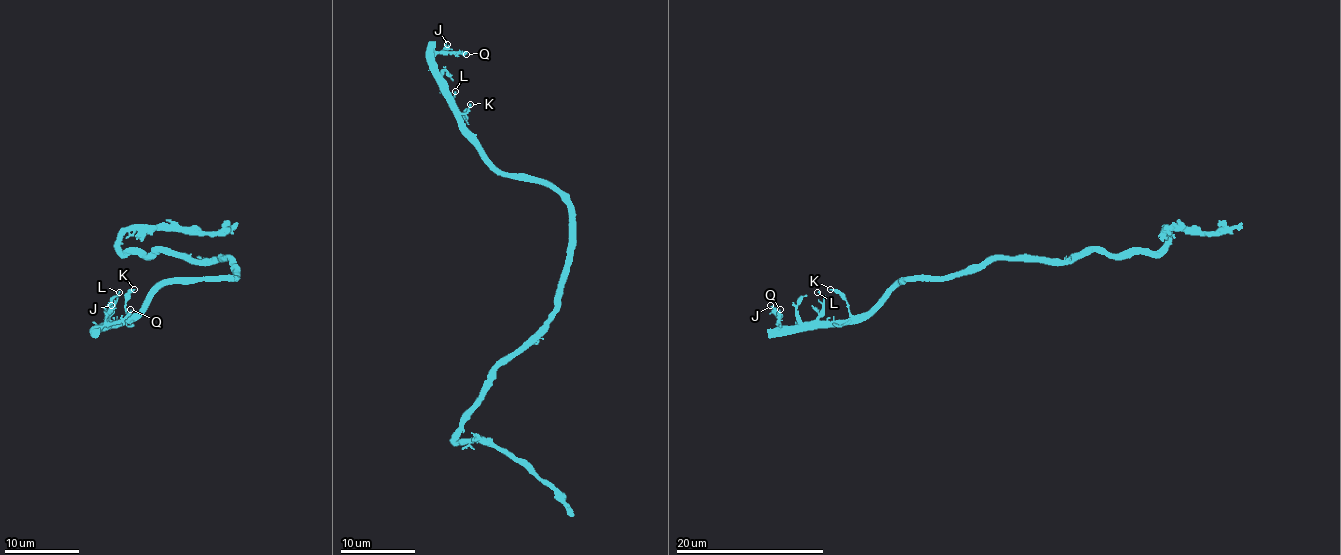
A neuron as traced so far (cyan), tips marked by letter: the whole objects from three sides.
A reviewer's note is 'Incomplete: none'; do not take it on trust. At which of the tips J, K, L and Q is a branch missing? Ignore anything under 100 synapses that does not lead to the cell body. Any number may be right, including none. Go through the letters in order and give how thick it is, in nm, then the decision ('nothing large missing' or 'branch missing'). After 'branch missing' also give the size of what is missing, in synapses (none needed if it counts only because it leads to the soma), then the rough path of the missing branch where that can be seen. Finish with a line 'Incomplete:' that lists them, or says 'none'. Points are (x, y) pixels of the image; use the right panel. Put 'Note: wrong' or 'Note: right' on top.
Note: right
J: calibre 220 nm; nothing large missing
K: calibre 190 nm; nothing large missing
L: calibre 160 nm; nothing large missing
Q: calibre 280 nm; nothing large missing
Incomplete: none

